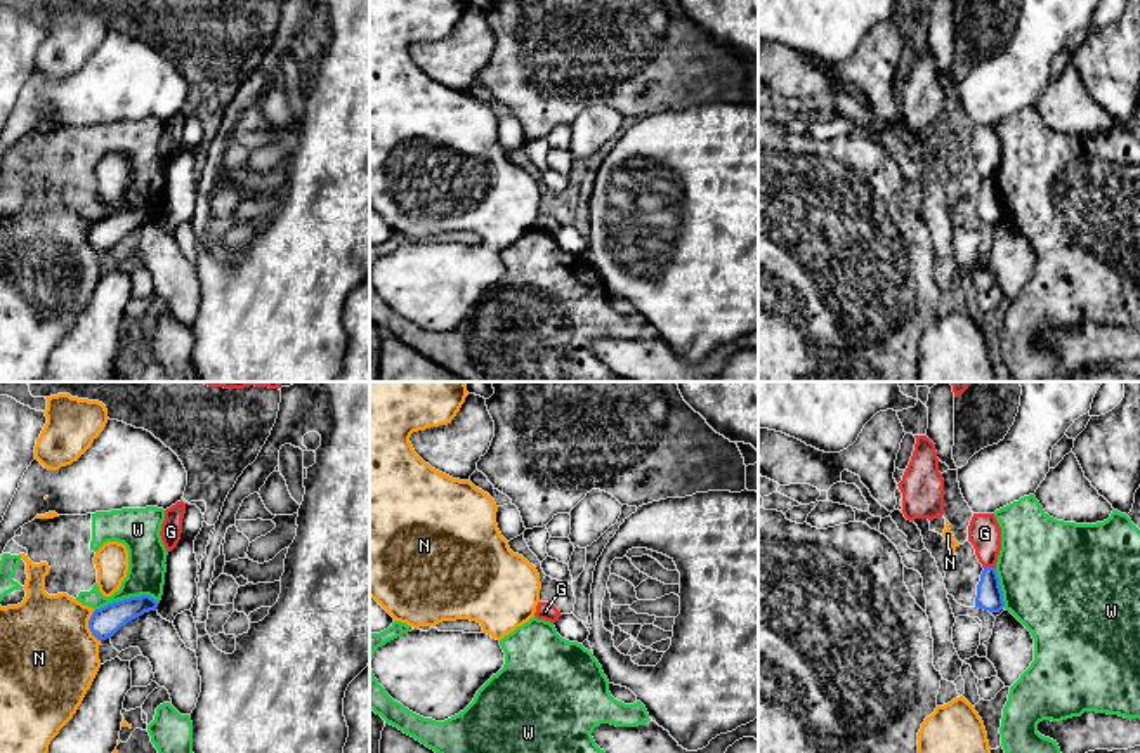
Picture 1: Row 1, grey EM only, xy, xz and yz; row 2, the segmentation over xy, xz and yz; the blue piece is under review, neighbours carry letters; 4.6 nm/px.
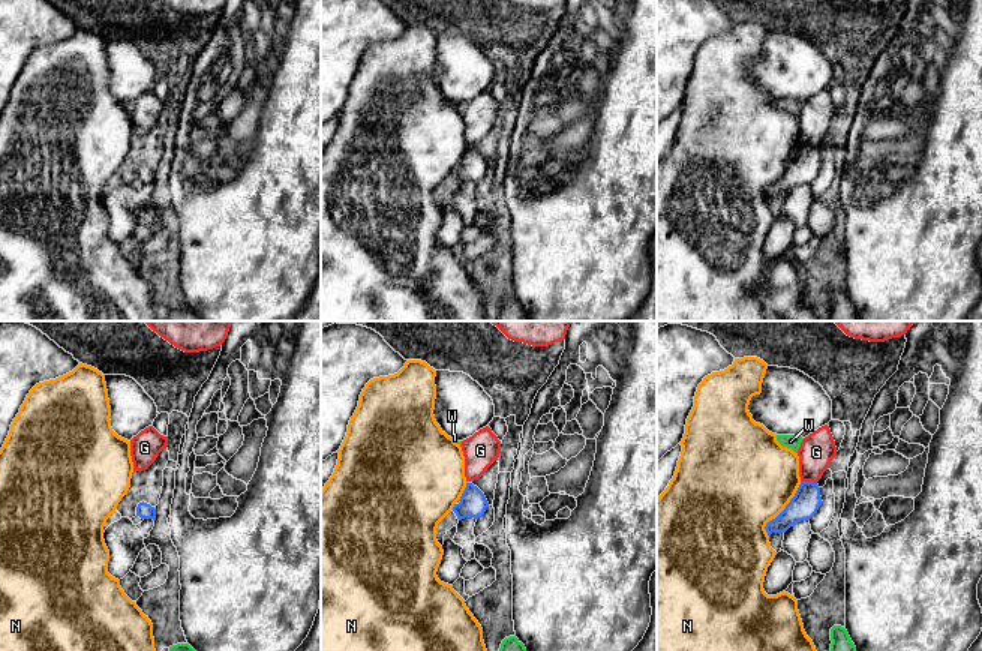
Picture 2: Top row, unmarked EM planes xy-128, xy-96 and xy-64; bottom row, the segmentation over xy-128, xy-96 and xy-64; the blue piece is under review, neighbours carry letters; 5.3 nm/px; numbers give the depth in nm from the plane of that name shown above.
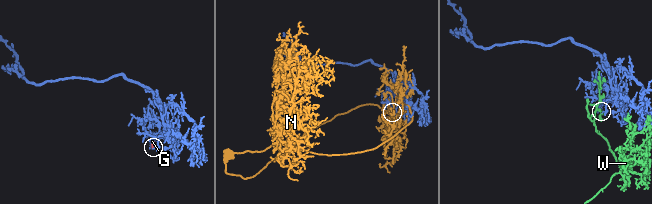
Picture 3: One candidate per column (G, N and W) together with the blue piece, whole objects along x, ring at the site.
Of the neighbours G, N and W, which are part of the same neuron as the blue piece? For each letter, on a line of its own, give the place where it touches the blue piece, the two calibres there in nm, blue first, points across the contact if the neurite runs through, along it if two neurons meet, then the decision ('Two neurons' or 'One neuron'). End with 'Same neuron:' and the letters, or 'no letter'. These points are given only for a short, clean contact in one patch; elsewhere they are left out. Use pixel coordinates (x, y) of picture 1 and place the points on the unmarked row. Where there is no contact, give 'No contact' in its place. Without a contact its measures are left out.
G: Touches blue at yz (989, 179). Thickness 130 nm (blue) against 160 nm. Boundary: yz (984, 177), (995, 179). Two neurons
N: Touches blue at xy (89, 236). Thickness 140 nm (blue) against 460 nm. Two neurons
W: Touches blue at xy (127, 210). Thickness 140 nm (blue) against 180 nm. Two neurons
Same neuron: no letter

